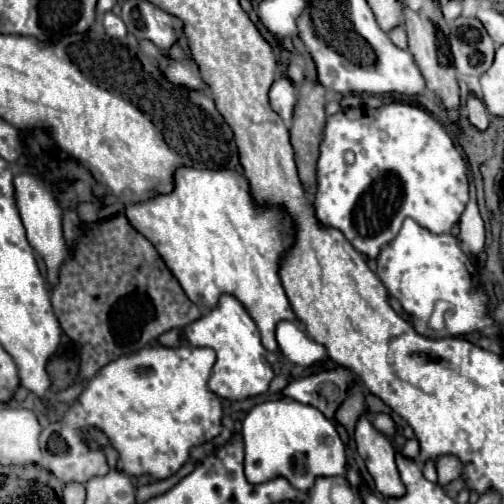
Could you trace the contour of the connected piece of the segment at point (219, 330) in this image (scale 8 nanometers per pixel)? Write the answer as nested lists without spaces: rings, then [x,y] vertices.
[[[222,295],[218,307],[212,309],[208,315],[200,317],[196,323],[188,325],[182,335],[188,343],[196,347],[210,347],[216,351],[216,365],[208,381],[210,391],[214,391],[216,395],[230,401],[242,401],[268,391],[268,385],[274,379],[272,367],[266,359],[268,351],[260,343],[256,323],[242,307],[242,303],[232,295]]]

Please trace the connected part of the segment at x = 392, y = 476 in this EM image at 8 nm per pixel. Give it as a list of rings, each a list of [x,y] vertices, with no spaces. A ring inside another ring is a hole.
[[[366,415],[360,417],[356,425],[356,447],[360,457],[366,463],[368,473],[374,479],[376,491],[384,499],[398,499],[406,493],[406,487],[400,479],[398,467],[396,467],[396,451],[384,435],[380,435],[370,419]]]

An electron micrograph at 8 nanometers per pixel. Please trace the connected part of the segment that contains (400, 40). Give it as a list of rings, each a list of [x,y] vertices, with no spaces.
[[[400,25],[400,27],[396,27],[396,29],[392,29],[392,31],[388,33],[388,37],[392,39],[392,43],[394,43],[396,47],[400,47],[400,49],[408,49],[406,31],[404,31],[404,27],[402,27],[402,25]]]

